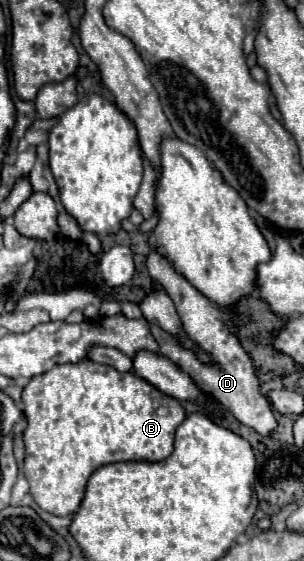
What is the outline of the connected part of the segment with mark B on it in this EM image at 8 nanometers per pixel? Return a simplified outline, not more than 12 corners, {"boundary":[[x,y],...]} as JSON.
{"boundary":[[92,360],[22,392],[36,504],[80,508],[100,466],[158,462],[180,400]]}

